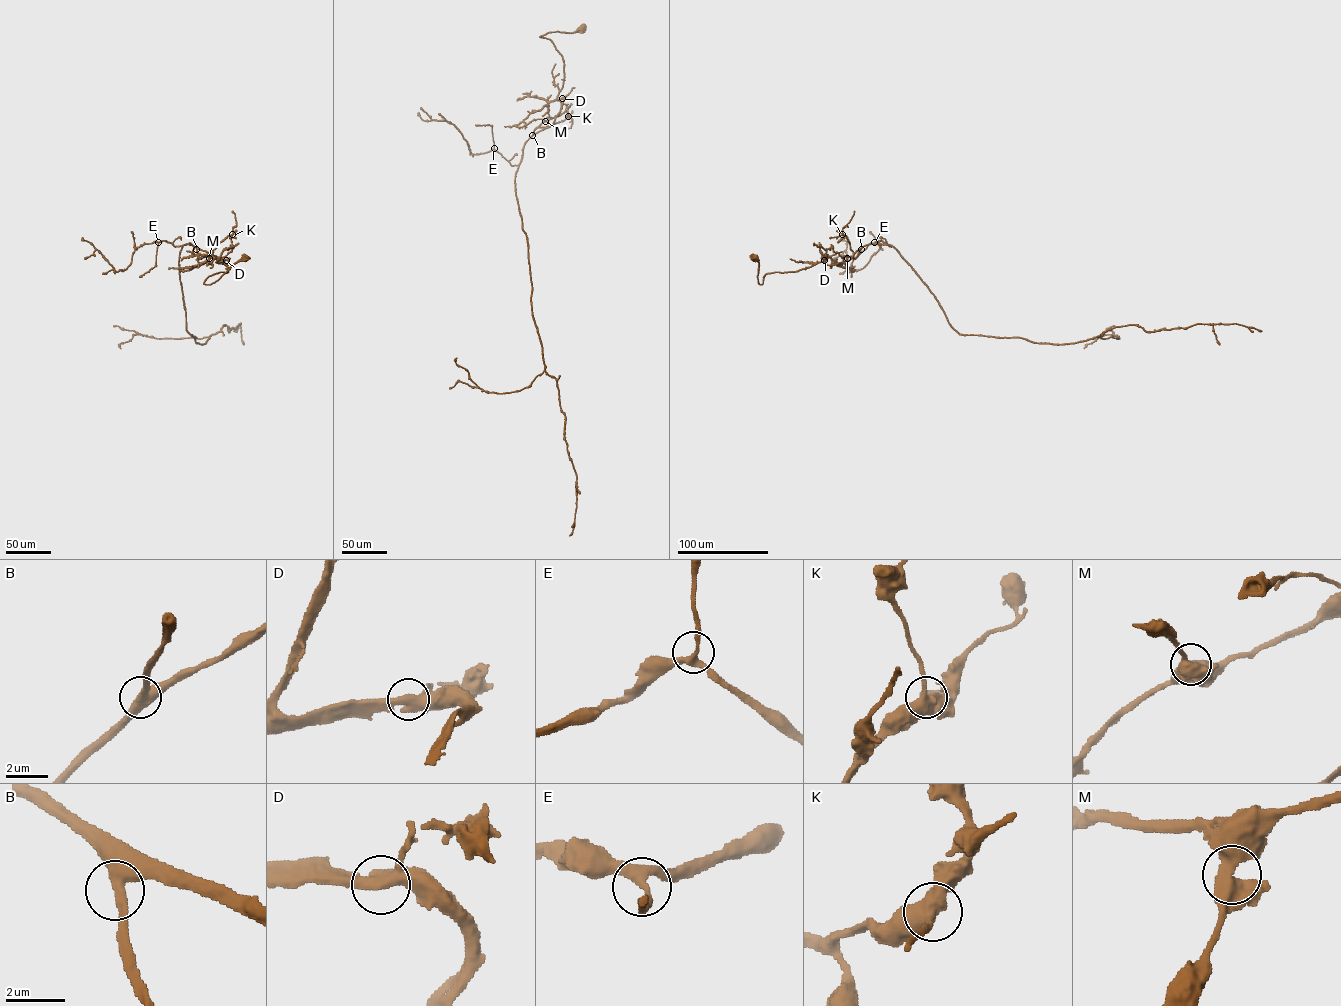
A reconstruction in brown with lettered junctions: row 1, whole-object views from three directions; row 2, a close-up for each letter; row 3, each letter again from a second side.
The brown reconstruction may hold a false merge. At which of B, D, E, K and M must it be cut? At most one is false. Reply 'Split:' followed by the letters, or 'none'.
Split: none

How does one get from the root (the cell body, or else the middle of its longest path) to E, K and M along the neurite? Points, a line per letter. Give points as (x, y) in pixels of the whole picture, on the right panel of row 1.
E: (755, 258), (762, 284), (767, 273), (825, 260), (845, 262), (869, 244), (891, 246), (874, 242)
K: (755, 258), (760, 284), (767, 273), (825, 260), (845, 262), (860, 249), (853, 258), (842, 234)
M: (755, 258), (760, 284), (767, 273), (825, 260), (845, 262), (860, 249), (847, 258)

